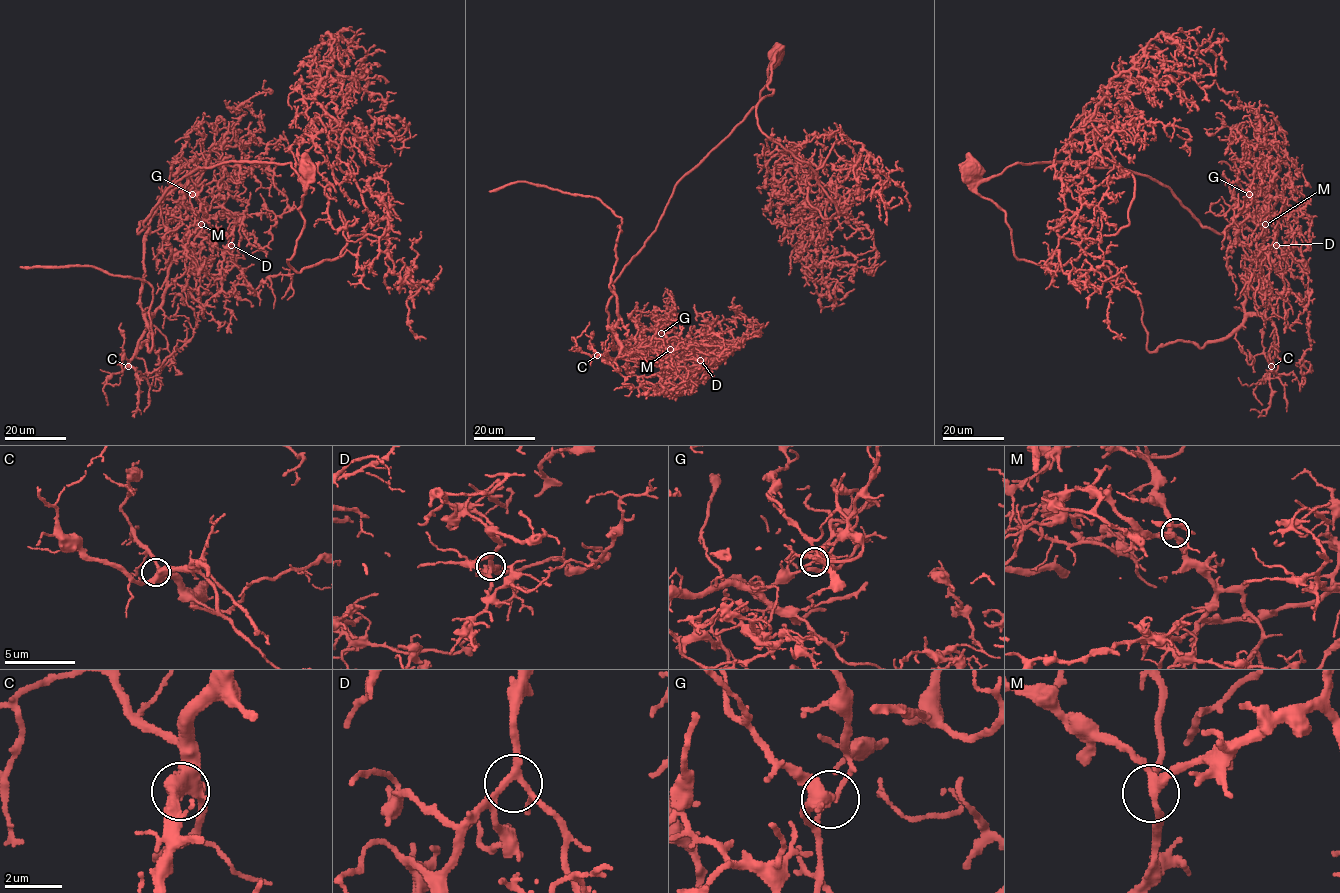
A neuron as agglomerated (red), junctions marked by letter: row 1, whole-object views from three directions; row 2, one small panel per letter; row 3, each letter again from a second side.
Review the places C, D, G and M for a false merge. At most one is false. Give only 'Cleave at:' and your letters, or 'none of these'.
Cleave at: G

